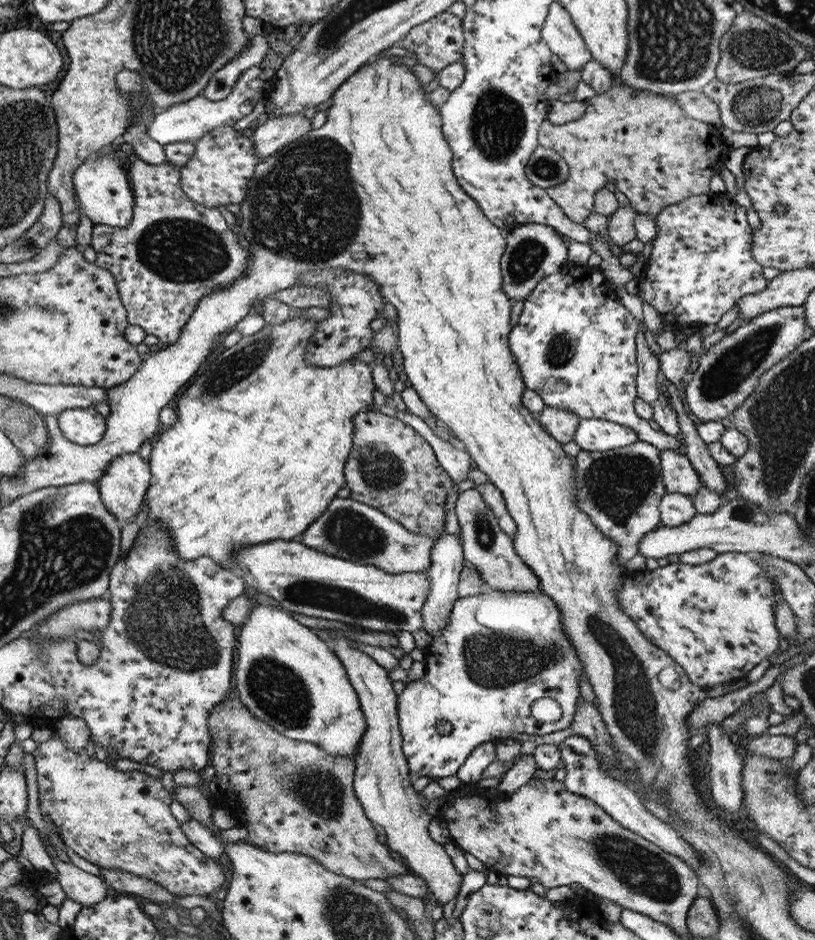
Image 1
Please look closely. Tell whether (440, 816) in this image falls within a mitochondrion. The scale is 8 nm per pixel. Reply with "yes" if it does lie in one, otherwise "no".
no

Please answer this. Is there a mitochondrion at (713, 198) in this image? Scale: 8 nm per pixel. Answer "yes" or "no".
no

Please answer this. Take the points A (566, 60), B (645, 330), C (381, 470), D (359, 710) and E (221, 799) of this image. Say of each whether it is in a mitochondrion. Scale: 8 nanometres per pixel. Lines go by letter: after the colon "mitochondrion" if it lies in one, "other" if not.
A: other
B: other
C: mitochondrion
D: other
E: other

